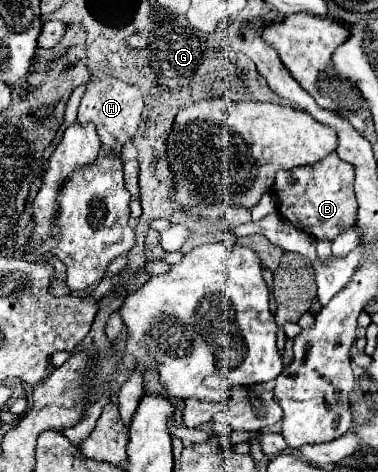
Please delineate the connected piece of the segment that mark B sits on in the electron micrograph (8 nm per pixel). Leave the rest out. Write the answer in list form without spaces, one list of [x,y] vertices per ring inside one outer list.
[[[337,153],[327,155],[311,167],[293,167],[277,173],[273,191],[279,201],[279,213],[291,221],[297,229],[313,235],[315,239],[333,239],[343,229],[351,227],[357,219],[355,201],[355,169],[351,163],[341,161]]]

